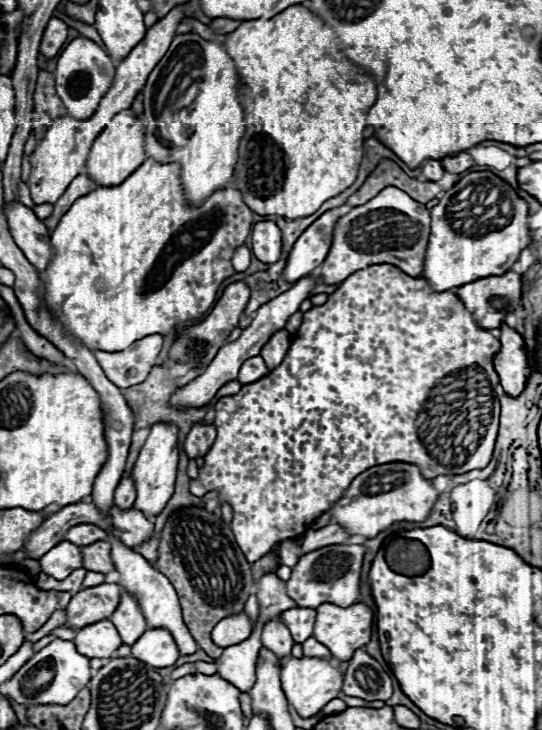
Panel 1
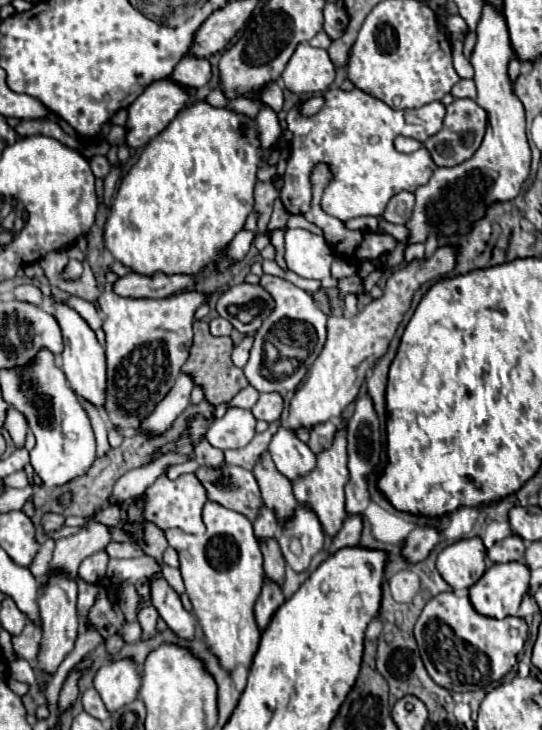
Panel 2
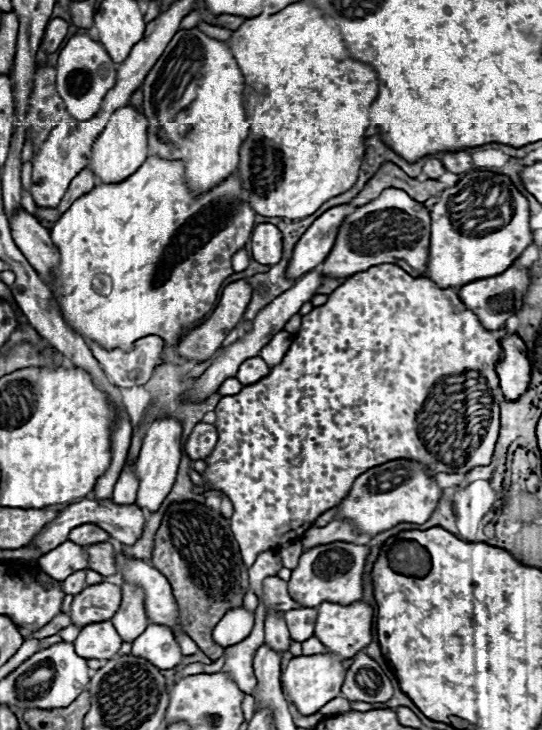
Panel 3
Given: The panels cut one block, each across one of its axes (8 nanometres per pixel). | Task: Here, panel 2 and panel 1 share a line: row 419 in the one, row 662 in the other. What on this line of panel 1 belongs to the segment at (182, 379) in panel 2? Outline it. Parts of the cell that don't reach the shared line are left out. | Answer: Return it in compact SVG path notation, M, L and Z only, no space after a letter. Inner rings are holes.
M148 628L138 642L132 646L132 656L154 666L154 668L168 668L174 666L180 658L178 646L168 630L162 628Z

